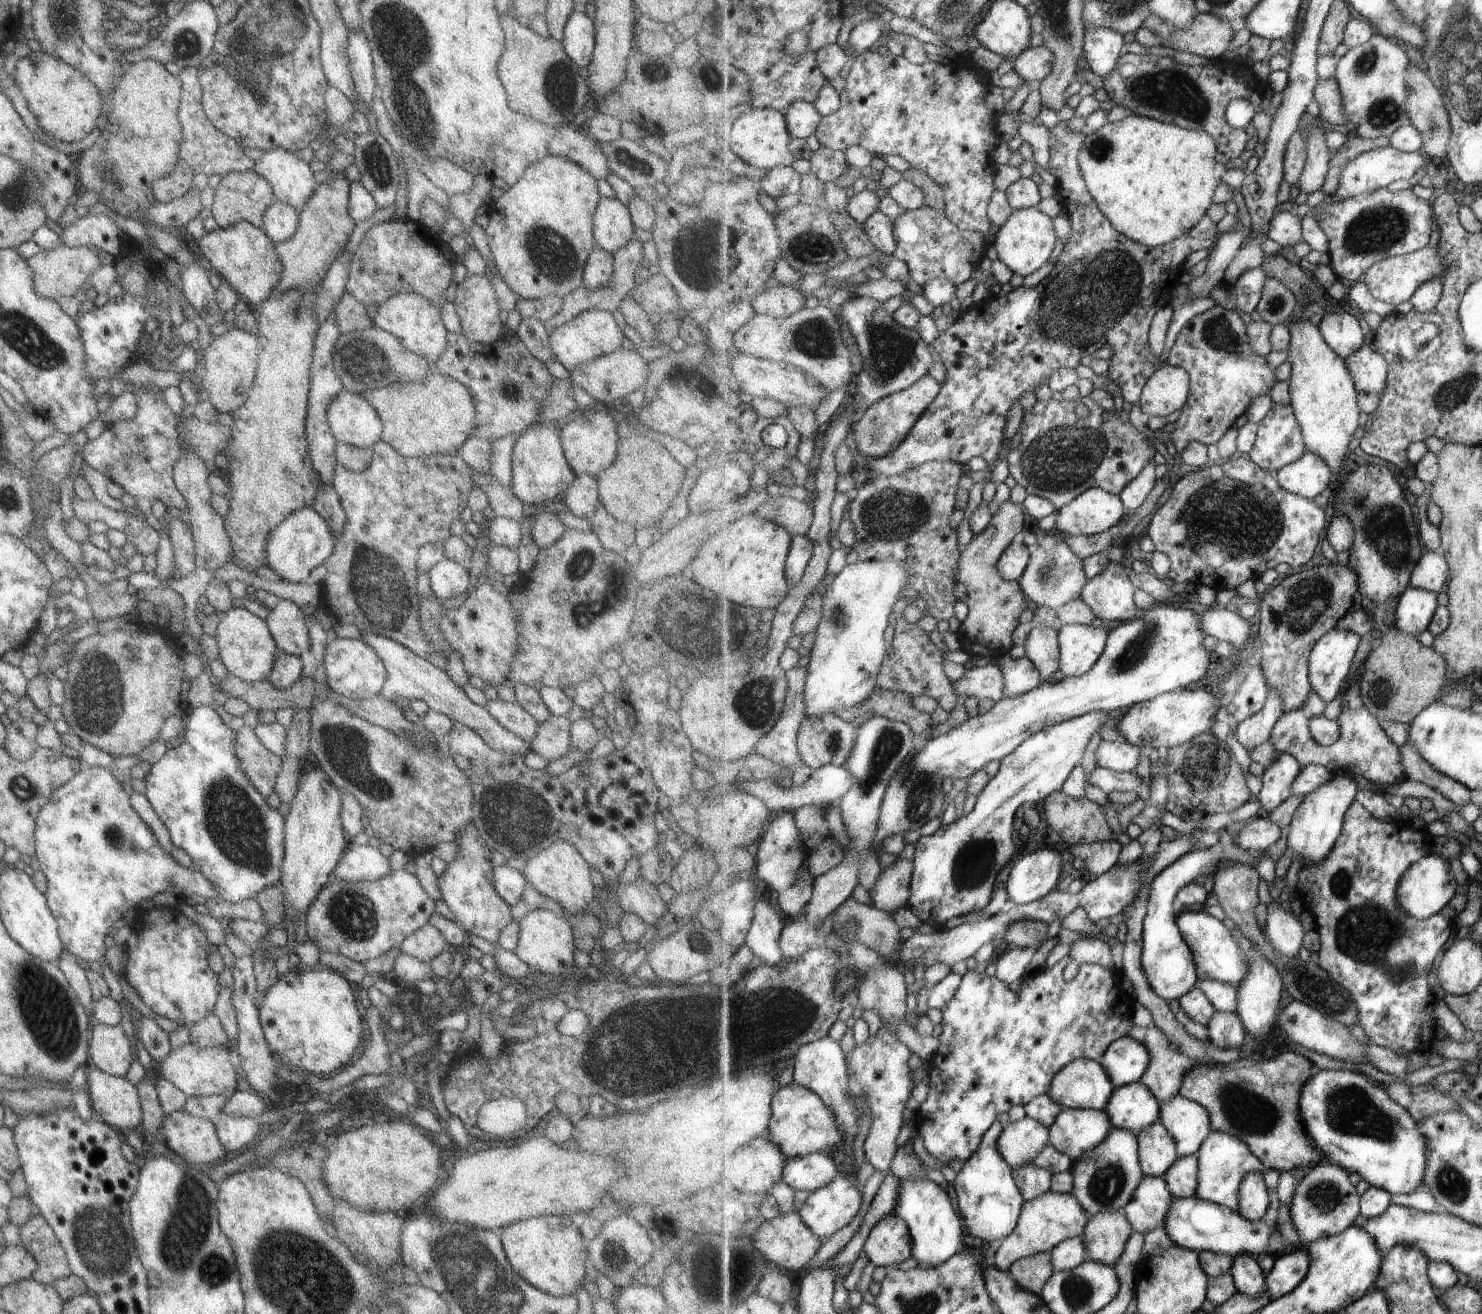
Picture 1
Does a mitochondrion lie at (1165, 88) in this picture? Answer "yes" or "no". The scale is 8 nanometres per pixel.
yes

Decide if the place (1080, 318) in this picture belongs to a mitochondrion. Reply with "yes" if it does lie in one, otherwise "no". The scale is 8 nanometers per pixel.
yes

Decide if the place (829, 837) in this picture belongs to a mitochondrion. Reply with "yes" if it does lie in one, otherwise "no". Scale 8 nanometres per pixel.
no

